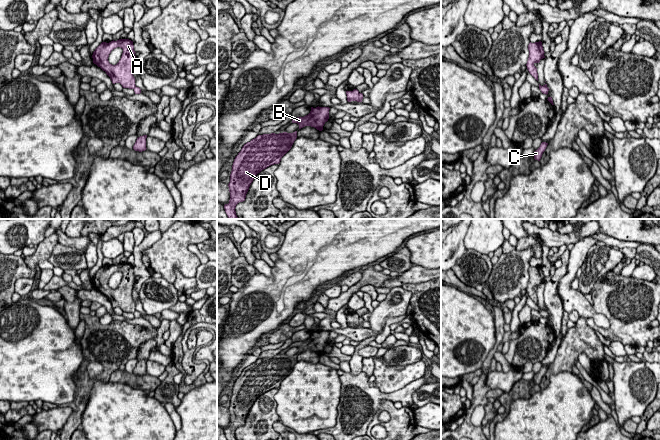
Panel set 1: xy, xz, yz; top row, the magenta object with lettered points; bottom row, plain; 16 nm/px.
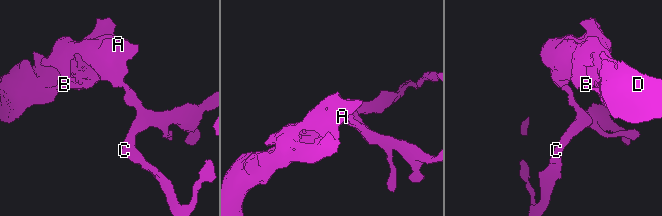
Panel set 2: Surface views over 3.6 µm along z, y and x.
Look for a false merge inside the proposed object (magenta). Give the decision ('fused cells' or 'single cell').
fused cells

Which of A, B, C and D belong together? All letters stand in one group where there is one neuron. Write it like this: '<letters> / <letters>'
A B D / C

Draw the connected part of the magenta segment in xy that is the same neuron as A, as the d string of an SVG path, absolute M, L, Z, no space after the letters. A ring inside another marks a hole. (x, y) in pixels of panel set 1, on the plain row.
M119 263L109 267L102 266L93 276L93 287L100 291L110 301L113 308L120 307L123 312L134 313L135 302L132 297L133 286L136 282L133 265ZM117 271L123 273L121 283L116 289L108 285L109 278Z

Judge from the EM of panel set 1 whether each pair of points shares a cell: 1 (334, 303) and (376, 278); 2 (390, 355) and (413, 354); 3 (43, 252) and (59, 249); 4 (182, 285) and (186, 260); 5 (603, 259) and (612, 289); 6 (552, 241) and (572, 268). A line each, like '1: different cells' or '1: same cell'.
1: same cell
2: same cell
3: different cells
4: different cells
5: different cells
6: different cells

